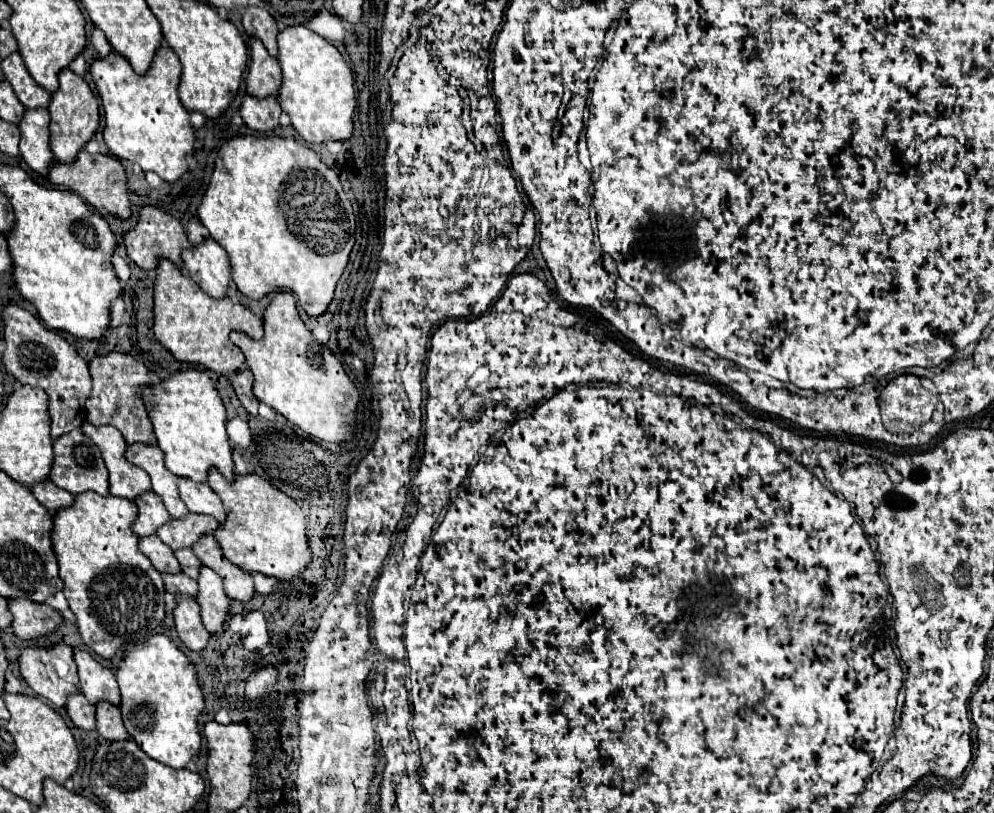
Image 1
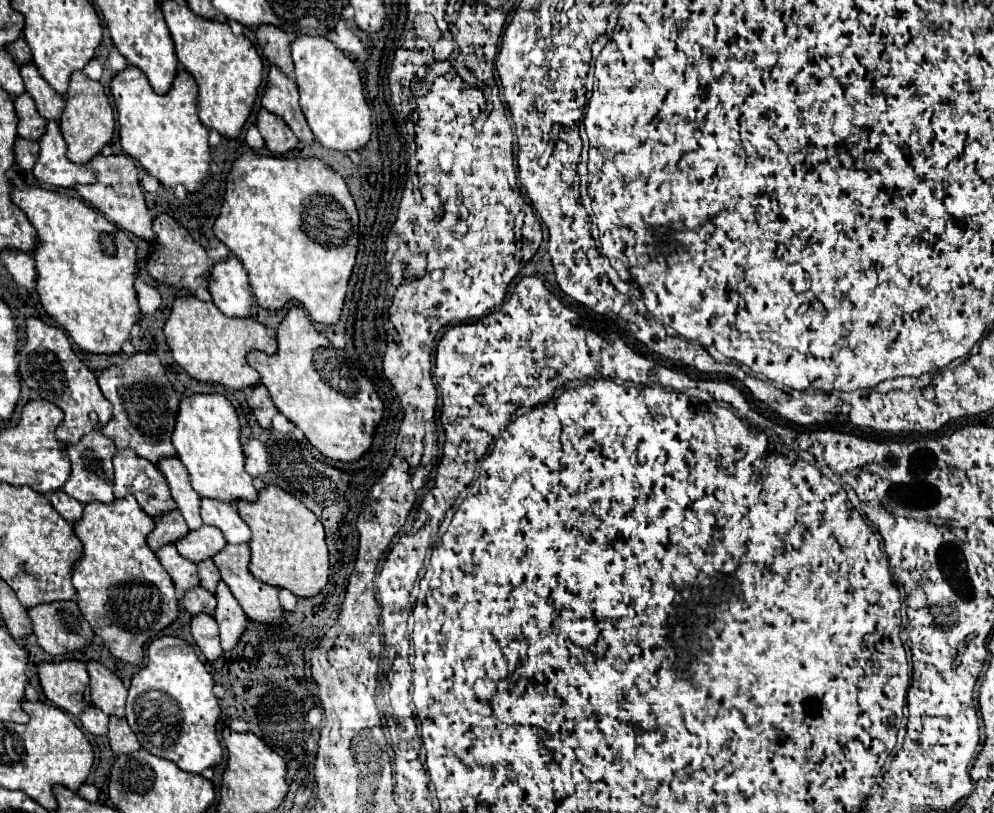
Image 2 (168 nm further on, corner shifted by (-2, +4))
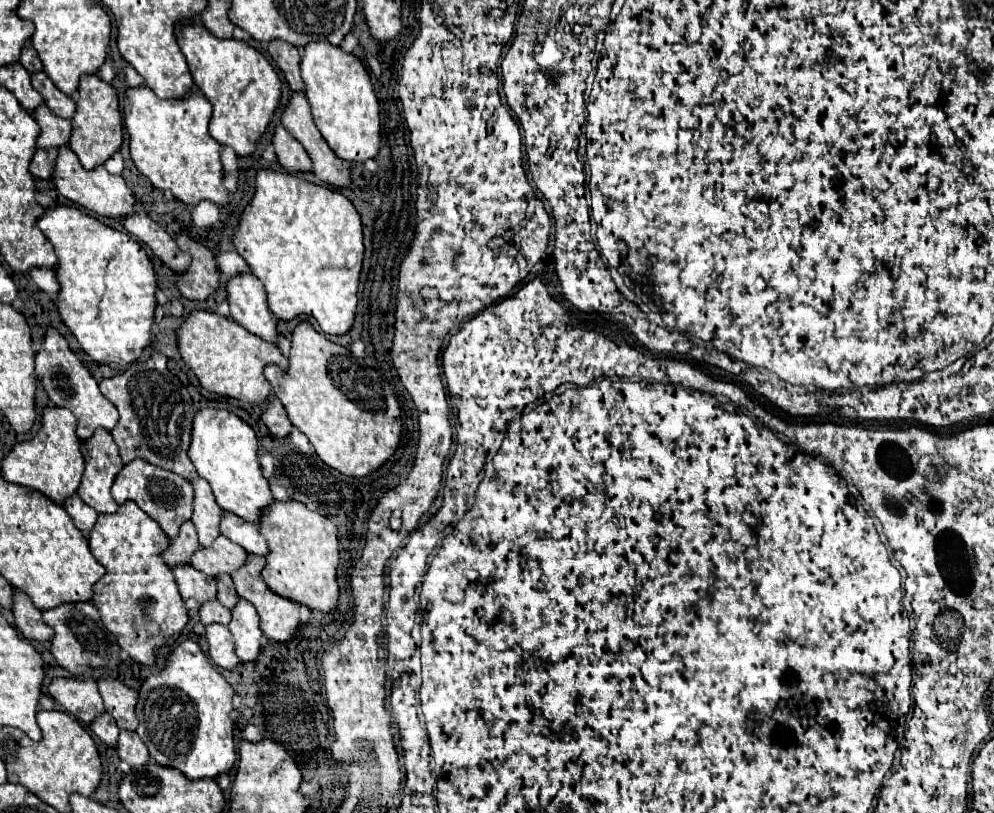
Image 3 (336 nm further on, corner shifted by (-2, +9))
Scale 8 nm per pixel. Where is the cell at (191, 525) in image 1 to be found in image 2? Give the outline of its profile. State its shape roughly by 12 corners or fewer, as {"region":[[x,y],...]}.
{"region":[[220,529],[190,531],[176,549],[192,563],[226,547]]}

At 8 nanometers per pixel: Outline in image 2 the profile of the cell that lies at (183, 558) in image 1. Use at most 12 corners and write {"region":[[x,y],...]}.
{"region":[[214,561],[198,565],[202,587],[216,593],[220,571]]}

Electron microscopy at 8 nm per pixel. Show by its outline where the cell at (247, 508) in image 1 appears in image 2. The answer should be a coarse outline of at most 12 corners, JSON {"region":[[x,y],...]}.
{"region":[[276,485],[236,505],[256,579],[314,597],[328,583],[318,517]]}

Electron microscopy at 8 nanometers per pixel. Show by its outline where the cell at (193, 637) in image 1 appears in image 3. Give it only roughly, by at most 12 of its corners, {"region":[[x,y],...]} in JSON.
{"region":[[222,624],[206,626],[208,654],[220,668],[234,668],[234,640]]}

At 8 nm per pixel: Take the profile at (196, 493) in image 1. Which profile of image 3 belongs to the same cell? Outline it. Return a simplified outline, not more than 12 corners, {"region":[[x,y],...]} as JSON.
{"region":[[222,512],[220,532],[246,552],[266,556],[256,524]]}

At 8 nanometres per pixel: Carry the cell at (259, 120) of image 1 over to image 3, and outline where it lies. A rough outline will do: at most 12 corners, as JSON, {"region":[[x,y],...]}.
{"region":[[278,124],[272,146],[288,172],[312,170],[306,150]]}

